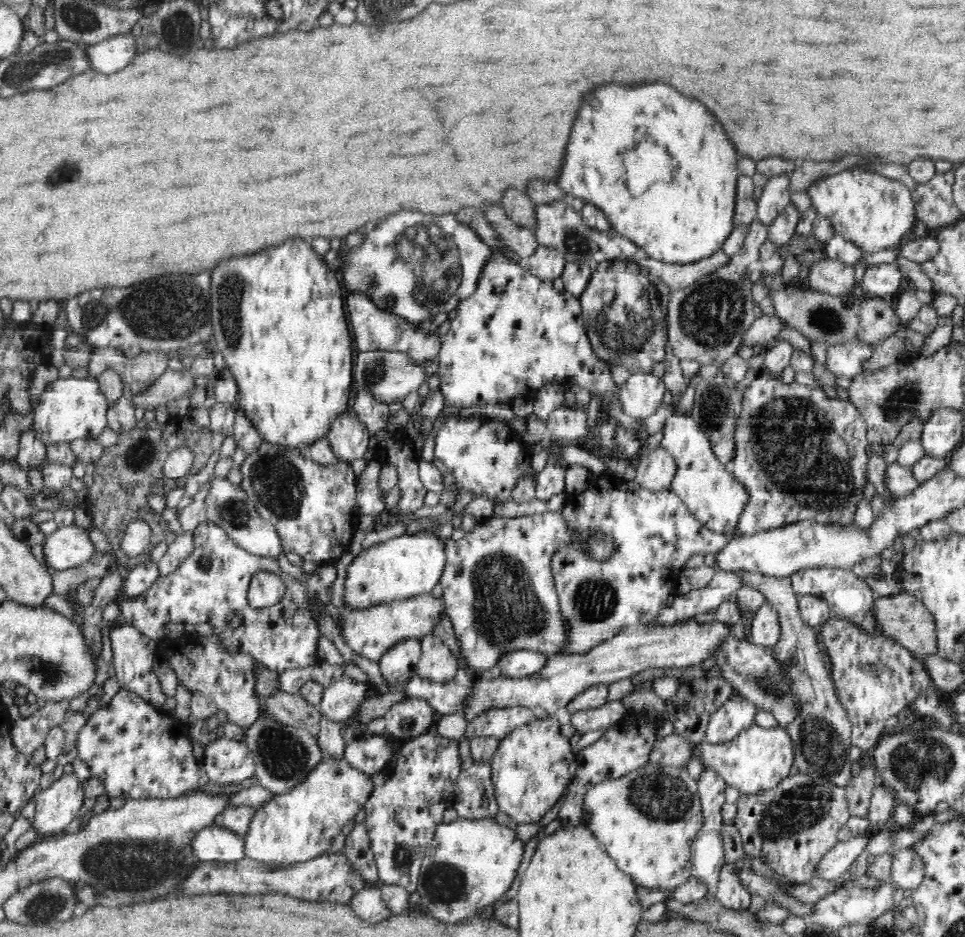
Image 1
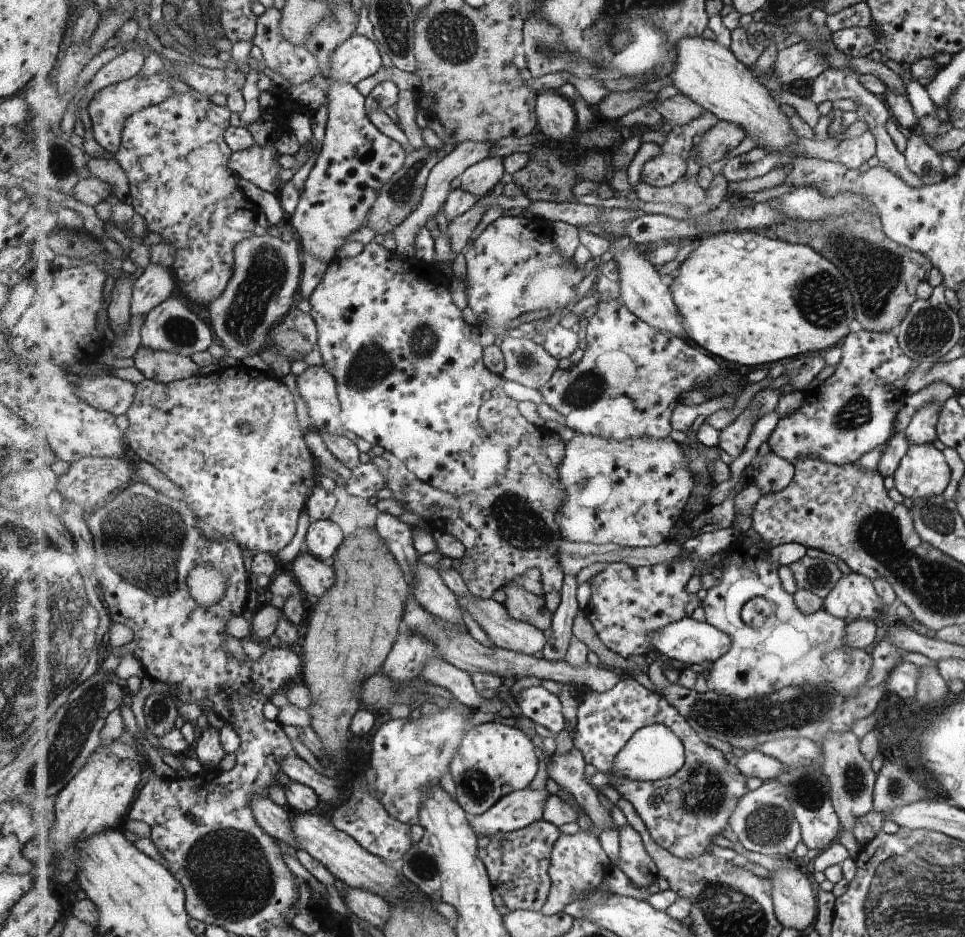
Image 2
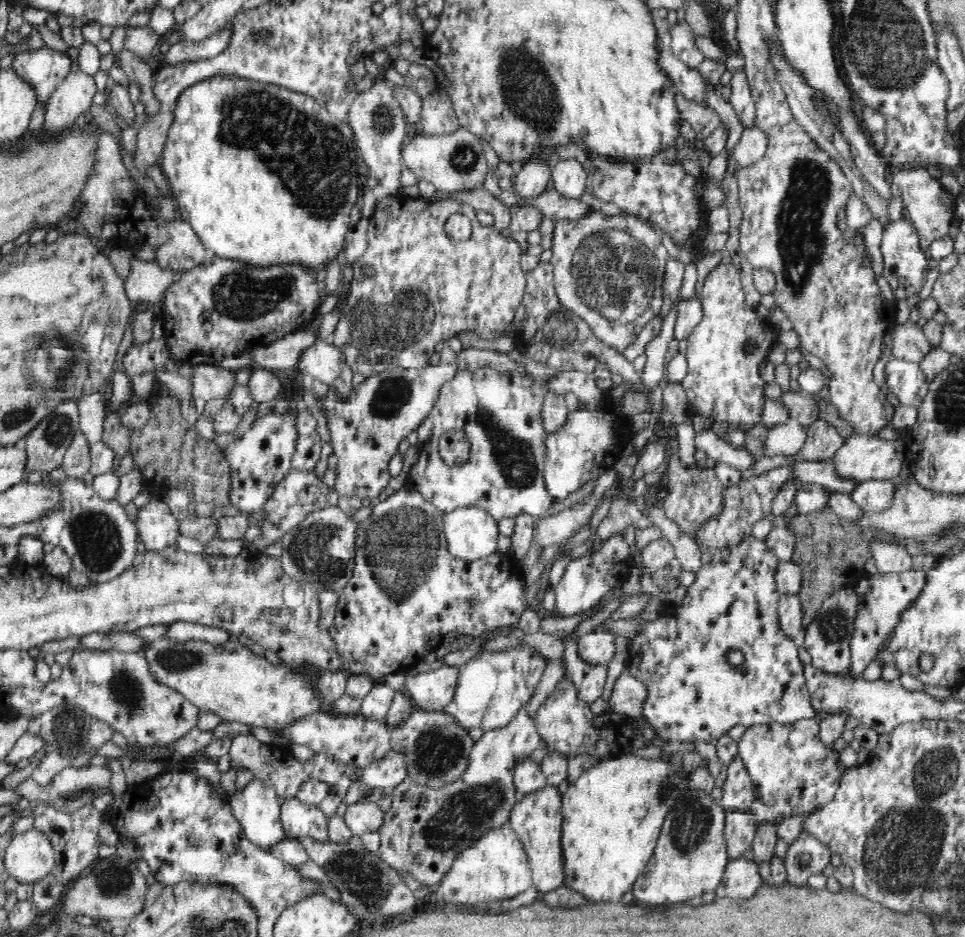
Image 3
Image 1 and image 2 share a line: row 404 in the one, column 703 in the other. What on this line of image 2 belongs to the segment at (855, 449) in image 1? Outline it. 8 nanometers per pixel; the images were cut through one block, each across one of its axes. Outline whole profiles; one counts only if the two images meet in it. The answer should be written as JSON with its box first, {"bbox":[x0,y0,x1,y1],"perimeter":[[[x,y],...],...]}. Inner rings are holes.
{"bbox":[571,678,749,858],"perimeter":[[[633,678],[621,680],[608,692],[587,692],[579,702],[576,718],[577,725],[571,736],[574,746],[581,751],[586,764],[595,766],[598,772],[605,774],[615,768],[619,752],[641,728],[662,723],[681,738],[687,752],[686,764],[674,776],[659,781],[611,780],[620,797],[635,806],[653,839],[678,858],[699,858],[708,852],[713,838],[729,827],[733,810],[749,792],[747,776],[739,772],[737,766],[729,764],[721,750],[704,744],[681,712],[665,700],[665,696],[647,690]],[[677,812],[679,816],[675,820],[673,814]]]}

